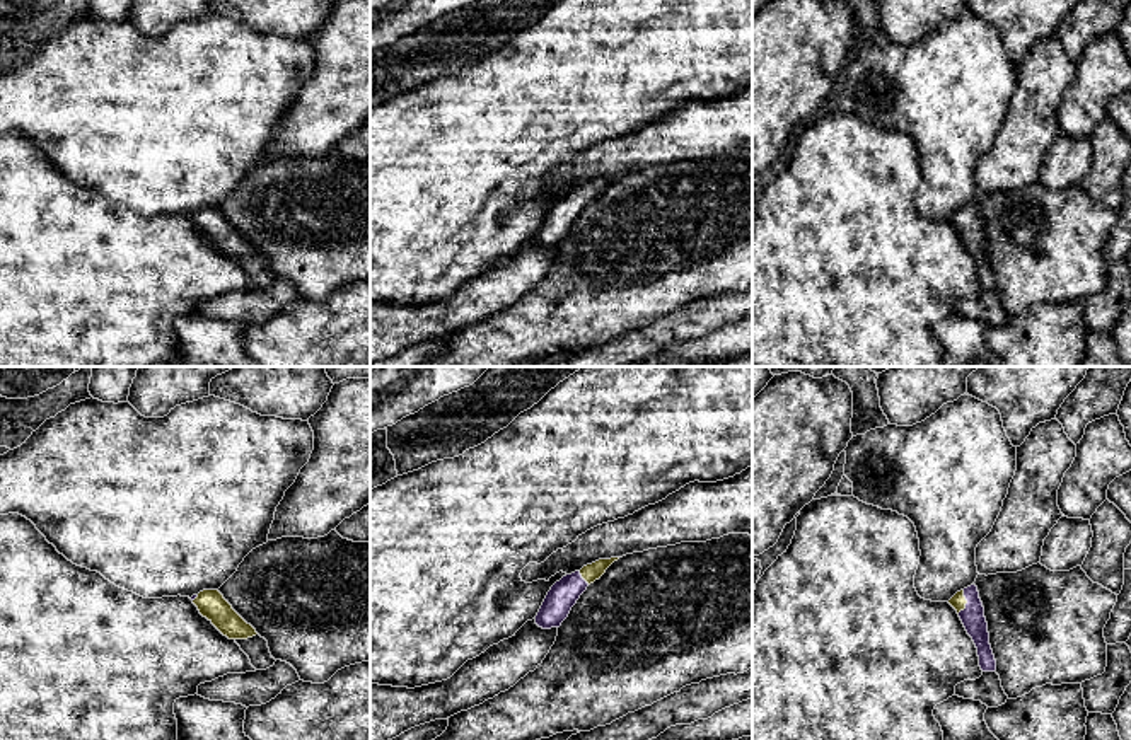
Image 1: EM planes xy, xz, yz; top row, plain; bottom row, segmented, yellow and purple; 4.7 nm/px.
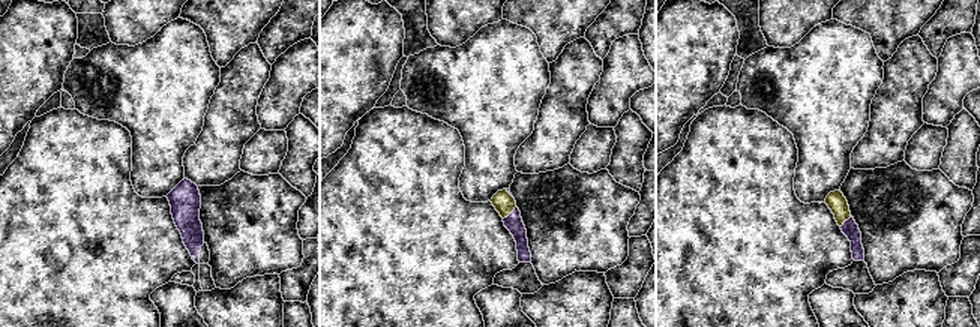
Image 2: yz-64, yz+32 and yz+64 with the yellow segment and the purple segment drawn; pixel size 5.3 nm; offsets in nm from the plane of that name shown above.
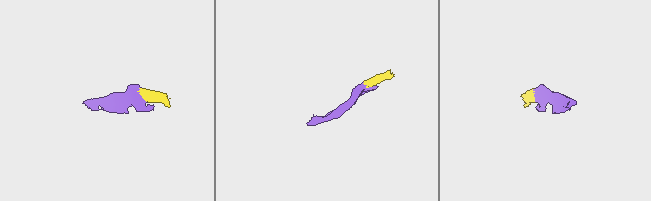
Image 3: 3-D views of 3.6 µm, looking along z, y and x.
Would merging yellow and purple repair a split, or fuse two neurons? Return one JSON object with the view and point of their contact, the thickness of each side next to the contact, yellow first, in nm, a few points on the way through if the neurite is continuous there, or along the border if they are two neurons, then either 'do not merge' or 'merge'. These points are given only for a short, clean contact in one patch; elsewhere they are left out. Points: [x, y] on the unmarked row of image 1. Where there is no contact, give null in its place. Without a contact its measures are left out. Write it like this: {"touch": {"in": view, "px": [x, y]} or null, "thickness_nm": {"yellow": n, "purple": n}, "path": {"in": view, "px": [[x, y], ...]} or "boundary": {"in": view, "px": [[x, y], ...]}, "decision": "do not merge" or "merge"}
{"touch": {"in": "yz", "px": [966, 220]}, "thickness_nm": {"yellow": 70, "purple": 110}, "path": {"in": "yz", "px": [[957, 219], [966, 220], [973, 236]]}, "decision": "merge"}

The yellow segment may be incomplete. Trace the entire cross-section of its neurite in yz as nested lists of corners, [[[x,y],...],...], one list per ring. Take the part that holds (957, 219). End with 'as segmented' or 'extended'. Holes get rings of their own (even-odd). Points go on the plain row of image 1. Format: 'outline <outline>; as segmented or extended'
outline [[[971,203],[960,210],[957,210],[948,222],[957,228],[967,252],[972,256],[979,285],[983,290],[995,290],[996,278],[989,263],[988,240],[984,235],[984,225],[979,217],[979,210],[976,203]]]; extended

